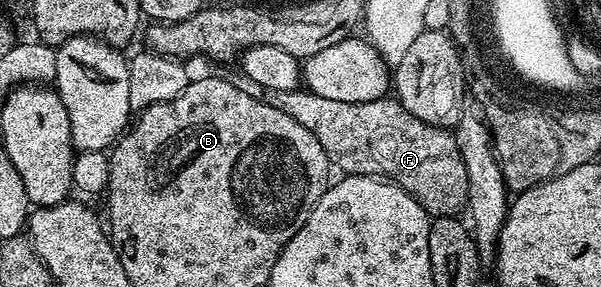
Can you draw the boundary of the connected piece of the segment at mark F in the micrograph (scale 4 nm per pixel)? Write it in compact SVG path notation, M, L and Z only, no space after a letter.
M201 54L184 58L183 65L189 82L213 76L223 77L225 81L251 98L261 99L268 106L276 107L284 114L290 115L297 123L311 130L319 139L330 166L336 170L338 168L340 174L380 177L393 181L396 185L403 187L433 217L456 216L459 210L462 212L468 204L469 188L467 187L466 165L459 153L456 136L448 128L423 123L422 120L415 119L396 98L384 96L379 100L371 100L367 103L344 103L317 96L306 89L296 89L291 92L264 89L260 83L251 78L251 75L247 75L240 68L235 67L233 71L222 70L224 69L222 66L215 64L209 57Z

